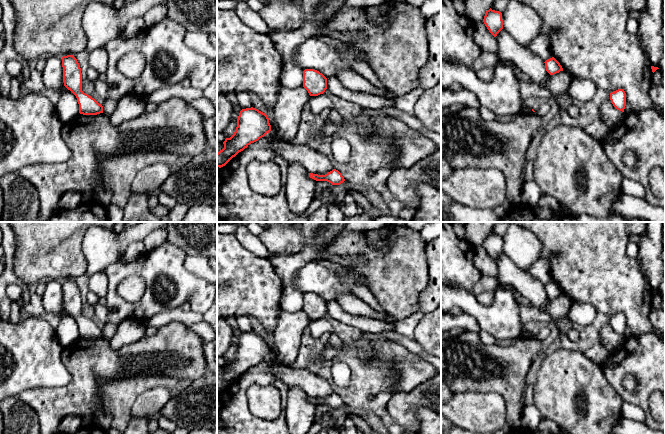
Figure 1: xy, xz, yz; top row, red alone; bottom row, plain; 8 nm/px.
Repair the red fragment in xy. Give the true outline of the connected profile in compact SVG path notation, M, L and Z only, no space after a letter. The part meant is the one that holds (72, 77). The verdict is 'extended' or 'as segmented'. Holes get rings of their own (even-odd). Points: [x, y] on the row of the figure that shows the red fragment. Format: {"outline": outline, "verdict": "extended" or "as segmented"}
{"outline": "M74 55L63 56L62 67L64 86L76 96L79 104L79 113L83 115L103 113L103 106L82 91L81 68Z", "verdict": "as segmented"}

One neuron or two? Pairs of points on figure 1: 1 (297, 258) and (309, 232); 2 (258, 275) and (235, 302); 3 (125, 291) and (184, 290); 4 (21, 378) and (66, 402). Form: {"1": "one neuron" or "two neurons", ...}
{"1": "one neuron", "2": "one neuron", "3": "two neurons", "4": "two neurons"}

